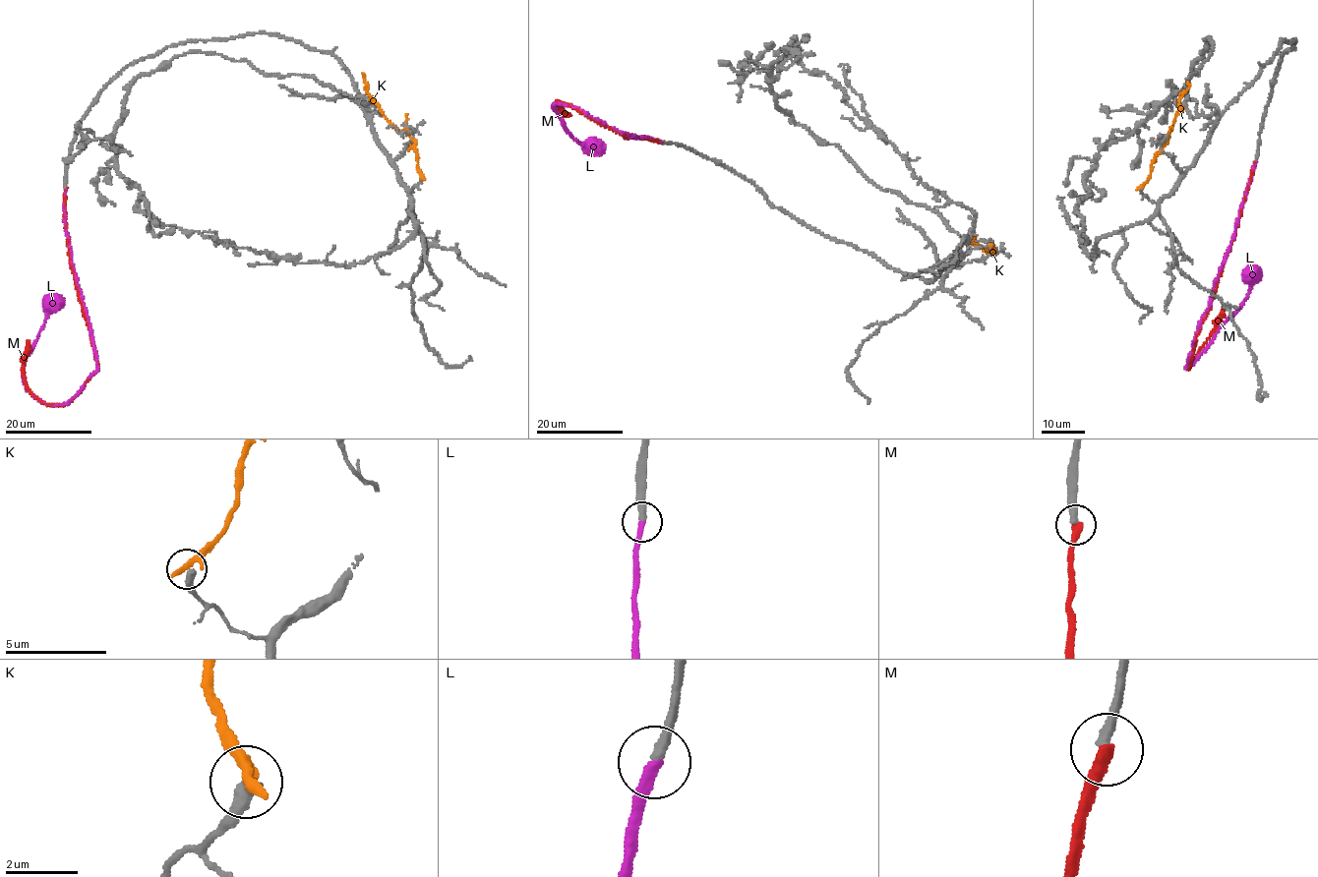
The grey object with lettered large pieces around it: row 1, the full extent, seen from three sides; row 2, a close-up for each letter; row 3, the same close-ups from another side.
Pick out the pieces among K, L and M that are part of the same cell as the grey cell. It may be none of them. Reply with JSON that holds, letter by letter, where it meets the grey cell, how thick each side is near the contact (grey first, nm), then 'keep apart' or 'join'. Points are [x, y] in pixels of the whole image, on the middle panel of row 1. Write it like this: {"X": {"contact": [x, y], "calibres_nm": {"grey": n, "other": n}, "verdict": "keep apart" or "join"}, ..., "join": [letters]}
{"K": {"contact": [989, 246], "calibres_nm": {"grey": 380, "other": 380}, "verdict": "keep apart"}, "L": {"contact": [660, 142], "calibres_nm": {"grey": 280, "other": 280}, "verdict": "join"}, "M": {"contact": [660, 143], "calibres_nm": {"grey": 300, "other": 360}, "verdict": "keep apart"}, "join": ["L"]}

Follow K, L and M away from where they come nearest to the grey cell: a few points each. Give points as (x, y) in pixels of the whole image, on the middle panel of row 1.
K: (989, 246), (988, 250), (993, 249), (991, 253), (985, 252), (973, 236), (972, 241), (974, 239)
L: (660, 142), (627, 138), (579, 108), (555, 102), (554, 108), (574, 139), (585, 145), (598, 143), (600, 147)
M: (660, 143), (631, 136), (624, 138), (623, 134), (558, 100), (558, 107), (571, 115)

